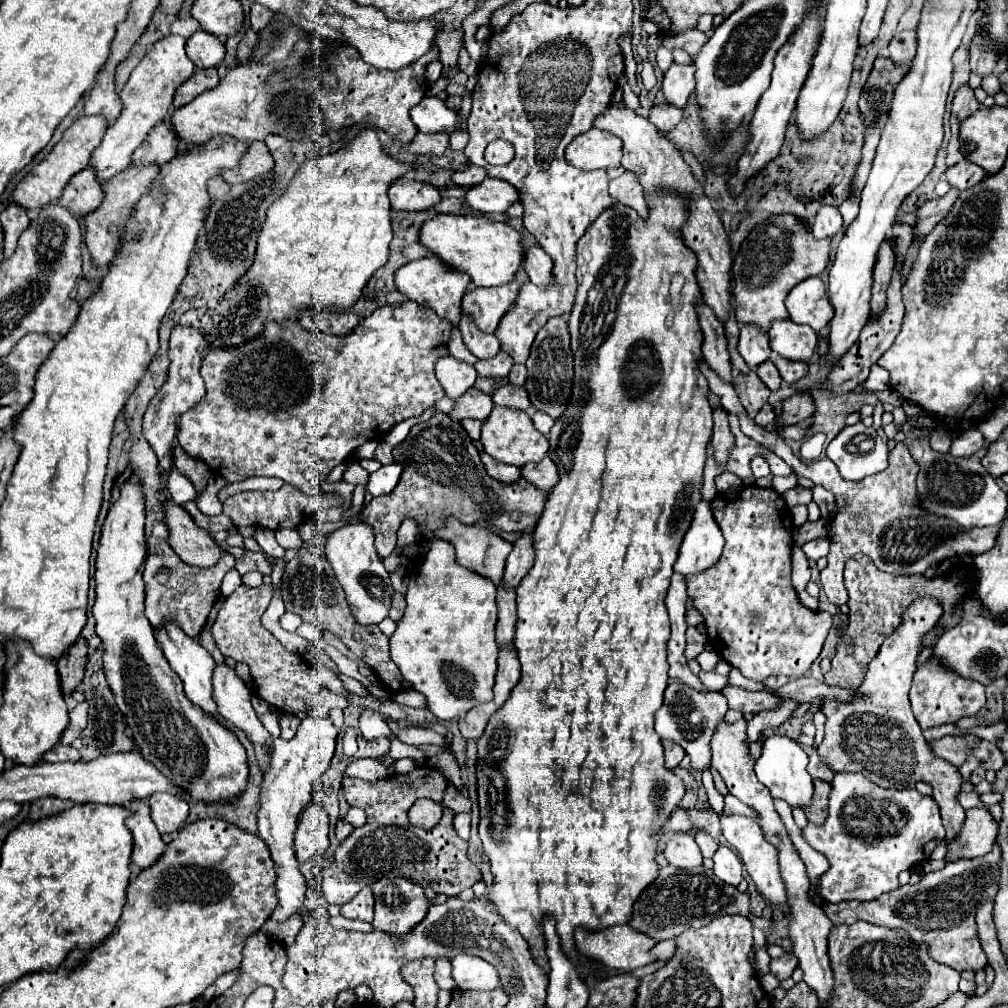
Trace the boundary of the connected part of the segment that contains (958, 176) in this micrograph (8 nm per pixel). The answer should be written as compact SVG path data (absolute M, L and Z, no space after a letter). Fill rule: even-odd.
M961 160L947 170L947 182L957 190L967 190L985 178L985 170L969 160Z

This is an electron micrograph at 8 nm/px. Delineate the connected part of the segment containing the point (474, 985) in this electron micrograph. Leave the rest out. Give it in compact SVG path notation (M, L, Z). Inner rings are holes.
M459 954L453 958L453 978L461 990L493 990L499 986L497 968L479 956Z

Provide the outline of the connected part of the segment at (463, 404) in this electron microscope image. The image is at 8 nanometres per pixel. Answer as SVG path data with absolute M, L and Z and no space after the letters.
M471 388L467 390L461 398L457 398L457 404L455 408L449 412L449 416L453 420L463 420L463 418L477 418L481 422L485 422L493 410L493 400L489 394L477 390L477 388Z

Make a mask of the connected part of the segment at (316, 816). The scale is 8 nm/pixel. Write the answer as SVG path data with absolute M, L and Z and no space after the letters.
M313 802L301 812L299 826L295 832L295 854L299 862L307 860L323 862L327 848L329 848L329 820L323 808L317 802Z

